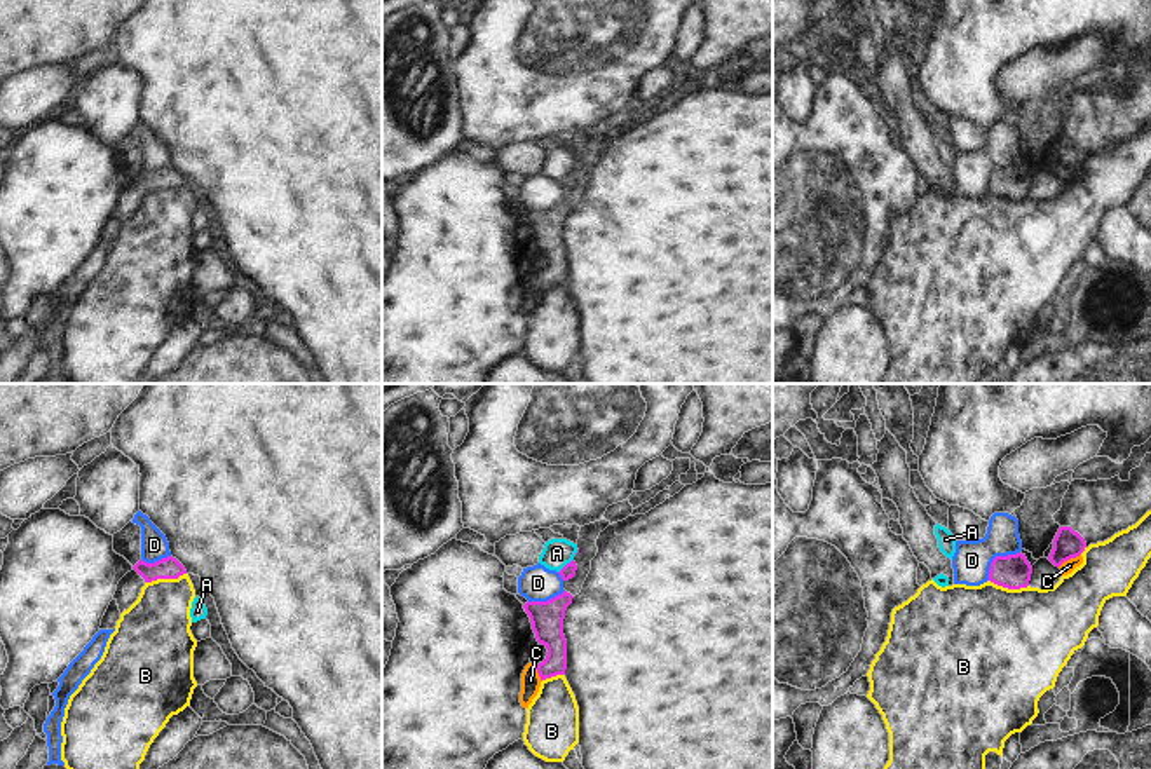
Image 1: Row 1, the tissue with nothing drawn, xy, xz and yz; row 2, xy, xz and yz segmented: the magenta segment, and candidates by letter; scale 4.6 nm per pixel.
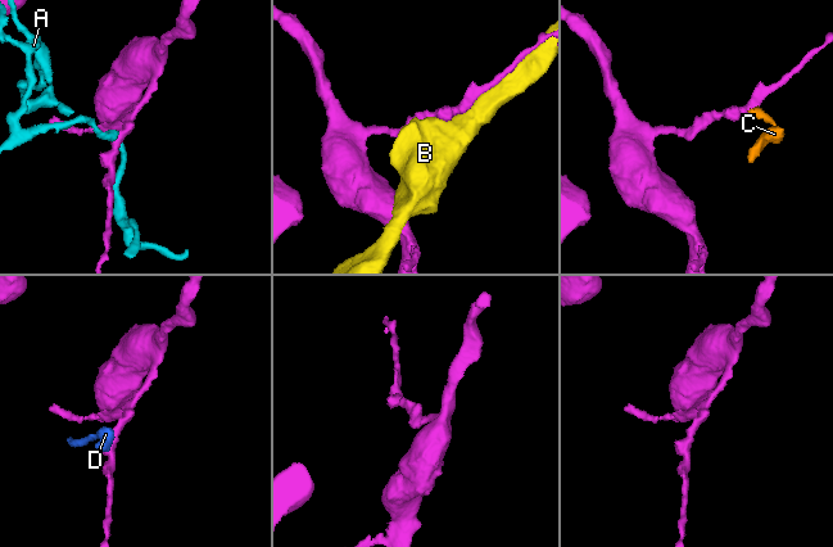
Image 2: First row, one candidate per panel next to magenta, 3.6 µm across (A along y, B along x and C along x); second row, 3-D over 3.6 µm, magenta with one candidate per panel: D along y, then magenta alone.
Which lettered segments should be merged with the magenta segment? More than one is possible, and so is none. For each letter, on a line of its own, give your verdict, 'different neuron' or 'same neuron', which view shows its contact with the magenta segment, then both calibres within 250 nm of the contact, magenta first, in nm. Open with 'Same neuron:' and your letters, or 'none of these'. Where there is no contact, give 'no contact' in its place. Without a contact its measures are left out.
Same neuron: none of these
A: different neuron; contact in xz; calibres 70 and 140 nm
B: different neuron; contact in xy; calibres 100 and 320 nm
C: different neuron; contact in yz; calibres 130 and 60 nm
D: different neuron; contact in yz; calibres 160 and 180 nm

